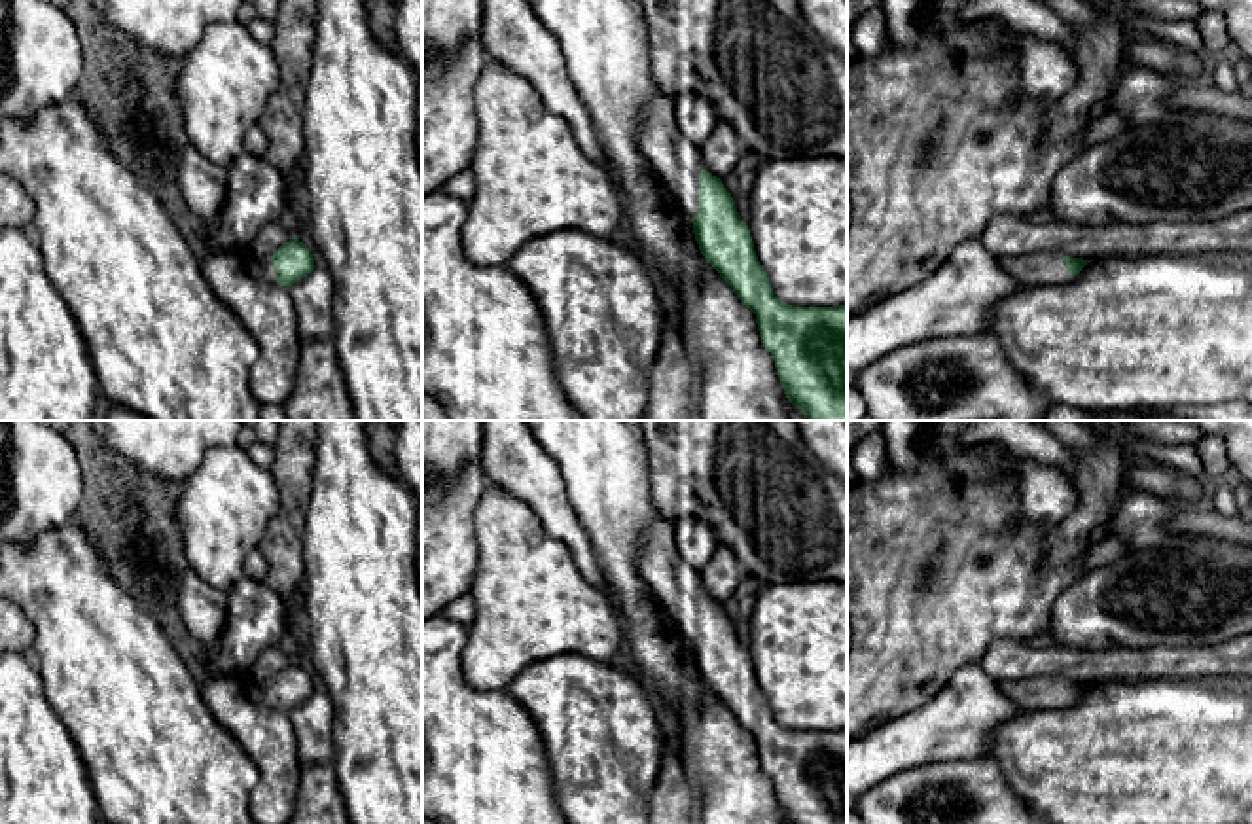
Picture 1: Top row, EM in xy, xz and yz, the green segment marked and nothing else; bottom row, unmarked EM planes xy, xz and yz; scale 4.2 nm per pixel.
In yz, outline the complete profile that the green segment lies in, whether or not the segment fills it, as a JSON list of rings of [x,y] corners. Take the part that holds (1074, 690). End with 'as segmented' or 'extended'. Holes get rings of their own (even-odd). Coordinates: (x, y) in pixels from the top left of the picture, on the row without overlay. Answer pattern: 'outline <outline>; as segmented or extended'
outline [[[1032,676],[1015,682],[994,682],[1002,695],[1025,708],[1061,708],[1076,701],[1093,684],[1061,680],[1057,676]]]; extended

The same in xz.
outline [[[652,521],[642,534],[638,574],[659,599],[693,646],[695,665],[705,684],[733,712],[742,729],[756,739],[763,771],[771,777],[788,824],[847,824],[847,729],[796,731],[780,725],[758,686],[746,646],[741,644],[722,604],[701,591],[699,572],[689,566],[674,544],[672,521]]]; extended

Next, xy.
outline [[[295,659],[271,682],[263,682],[261,686],[265,705],[286,712],[307,701],[316,691],[311,674]]]; extended

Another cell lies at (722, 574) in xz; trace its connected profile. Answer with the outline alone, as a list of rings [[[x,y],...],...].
[[[725,546],[718,547],[714,557],[699,570],[701,593],[720,604],[724,604],[746,578],[748,570]]]

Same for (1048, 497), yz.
[[[1019,458],[1017,491],[1023,513],[1040,525],[1059,525],[1080,502],[1078,489],[1059,466],[1034,458]]]

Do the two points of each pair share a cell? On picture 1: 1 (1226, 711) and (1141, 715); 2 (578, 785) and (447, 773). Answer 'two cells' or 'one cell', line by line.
1: one cell
2: two cells

